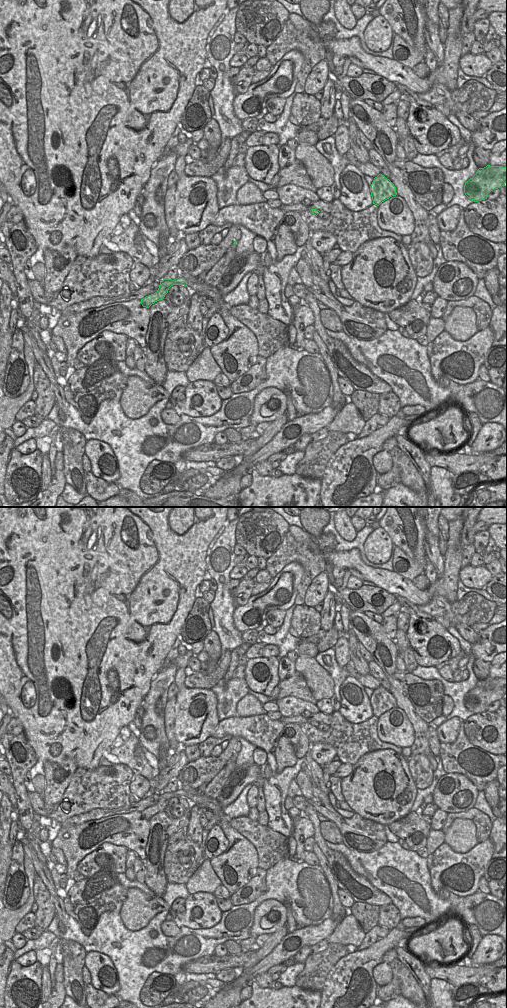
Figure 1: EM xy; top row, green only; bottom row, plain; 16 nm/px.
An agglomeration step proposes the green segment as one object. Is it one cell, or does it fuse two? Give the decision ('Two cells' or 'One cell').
One cell.

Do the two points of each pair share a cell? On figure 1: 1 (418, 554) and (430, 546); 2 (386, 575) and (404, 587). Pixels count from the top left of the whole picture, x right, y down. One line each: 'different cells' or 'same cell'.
1: different cells
2: same cell

